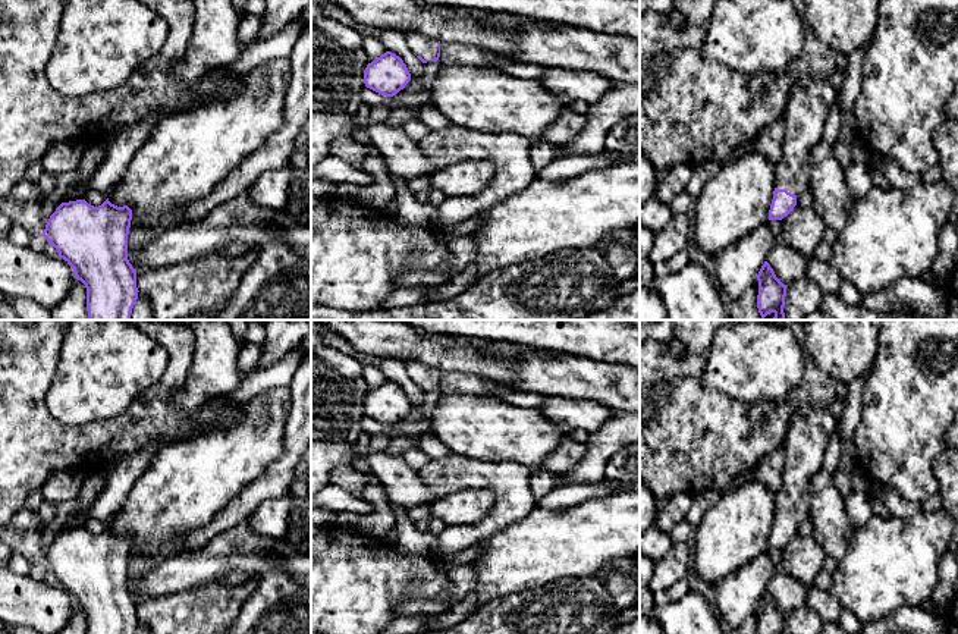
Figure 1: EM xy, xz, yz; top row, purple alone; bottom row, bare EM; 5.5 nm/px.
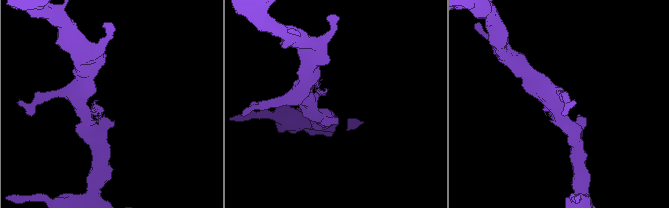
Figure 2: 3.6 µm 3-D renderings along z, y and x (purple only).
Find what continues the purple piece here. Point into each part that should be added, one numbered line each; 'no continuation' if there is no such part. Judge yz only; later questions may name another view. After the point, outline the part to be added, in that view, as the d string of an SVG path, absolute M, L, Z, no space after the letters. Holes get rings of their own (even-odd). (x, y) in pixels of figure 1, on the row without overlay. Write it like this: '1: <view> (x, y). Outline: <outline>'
1: yz (812, 427). Outline: M811 405L797 408L783 443L782 489L778 493L775 517L797 525L810 517L808 487L822 468L835 429L836 418L829 409Z

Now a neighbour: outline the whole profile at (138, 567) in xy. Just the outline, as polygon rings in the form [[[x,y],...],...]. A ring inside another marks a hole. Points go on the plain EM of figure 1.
[[[132,556],[128,564],[128,578],[136,581],[142,578],[156,565],[160,556]]]

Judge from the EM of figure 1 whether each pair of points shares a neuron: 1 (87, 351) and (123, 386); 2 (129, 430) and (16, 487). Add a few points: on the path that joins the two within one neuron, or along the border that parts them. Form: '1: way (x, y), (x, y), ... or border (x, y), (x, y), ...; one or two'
1: way (96, 358), (115, 377); one
2: way (101, 442), (91, 448), (56, 448), (44, 460); one

